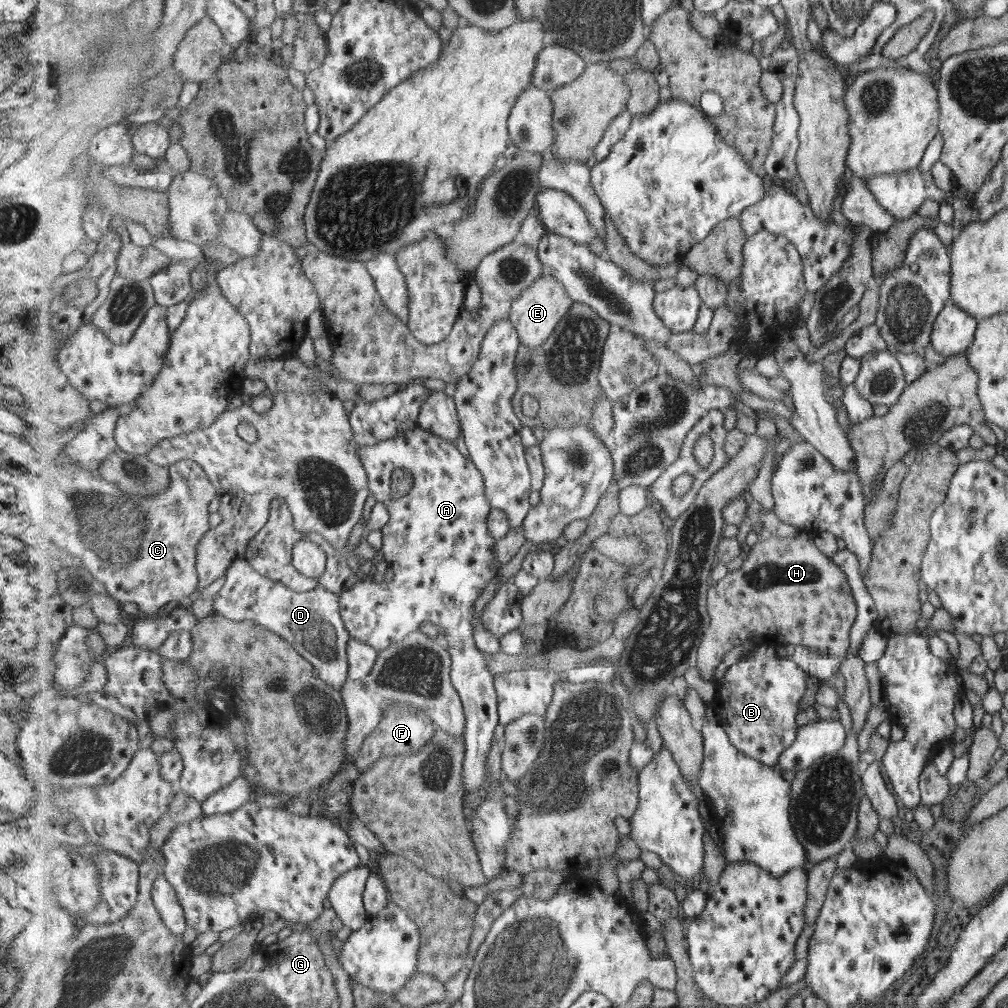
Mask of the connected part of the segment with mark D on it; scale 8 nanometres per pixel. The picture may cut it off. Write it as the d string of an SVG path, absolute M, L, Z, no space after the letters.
M237 558L228 565L225 582L213 599L213 611L236 621L252 620L261 626L266 626L270 631L280 634L281 638L291 643L298 653L311 662L311 665L315 665L315 669L319 670L319 678L327 682L327 685L333 686L335 692L341 692L347 680L350 680L348 676L348 643L352 637L342 617L338 594L330 594L323 587L299 593L282 582L262 575L258 570L255 570L255 567L251 566L247 559Z

